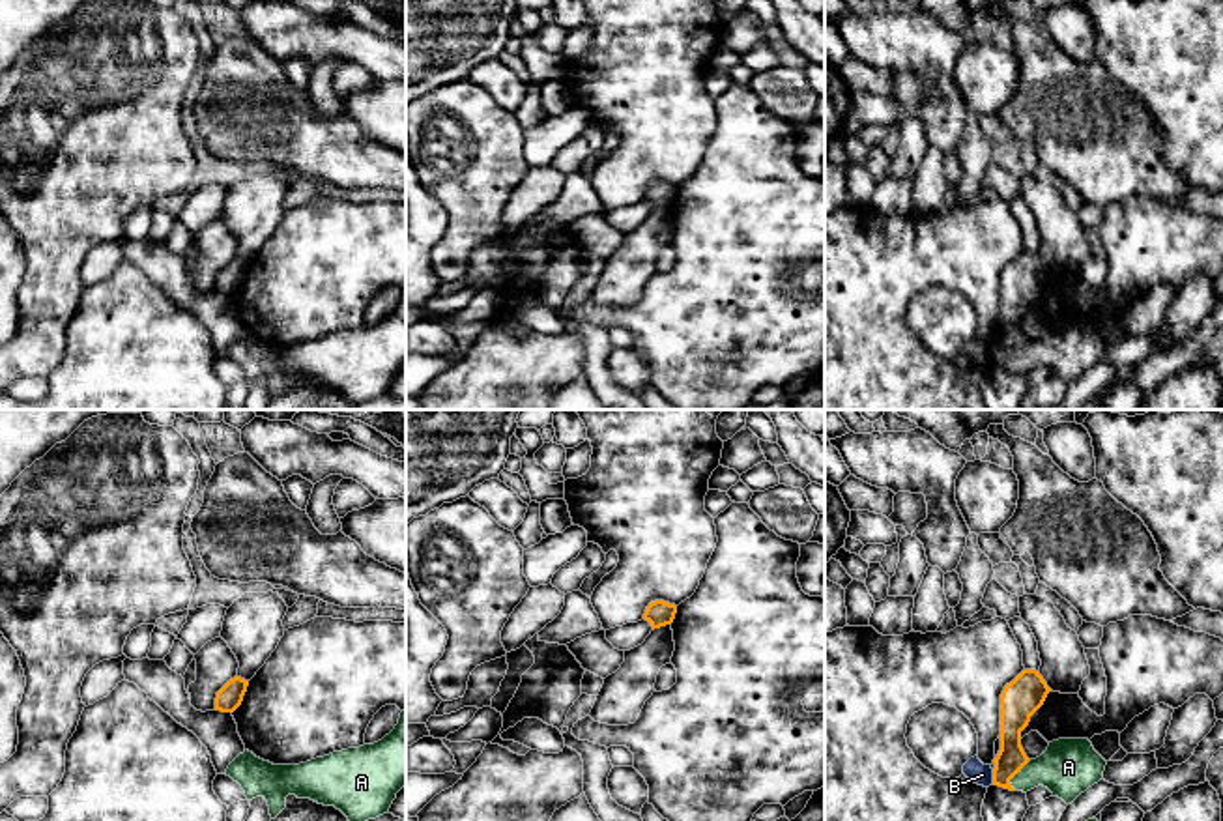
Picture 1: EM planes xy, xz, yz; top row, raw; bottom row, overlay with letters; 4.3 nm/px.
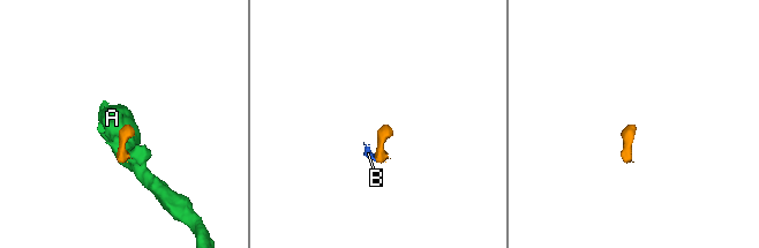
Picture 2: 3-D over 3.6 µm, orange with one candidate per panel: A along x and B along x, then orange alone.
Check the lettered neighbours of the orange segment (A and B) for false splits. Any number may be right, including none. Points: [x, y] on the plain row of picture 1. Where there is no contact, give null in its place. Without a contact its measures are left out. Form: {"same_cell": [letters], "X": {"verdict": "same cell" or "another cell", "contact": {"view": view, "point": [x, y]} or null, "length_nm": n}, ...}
{"same_cell": ["A"], "A": {"verdict": "same cell", "contact": {"view": "yz", "point": [1016, 354]}, "length_nm": 150}, "B": {"verdict": "another cell", "contact": {"view": "yz", "point": [993, 358]}, "length_nm": 60}}

